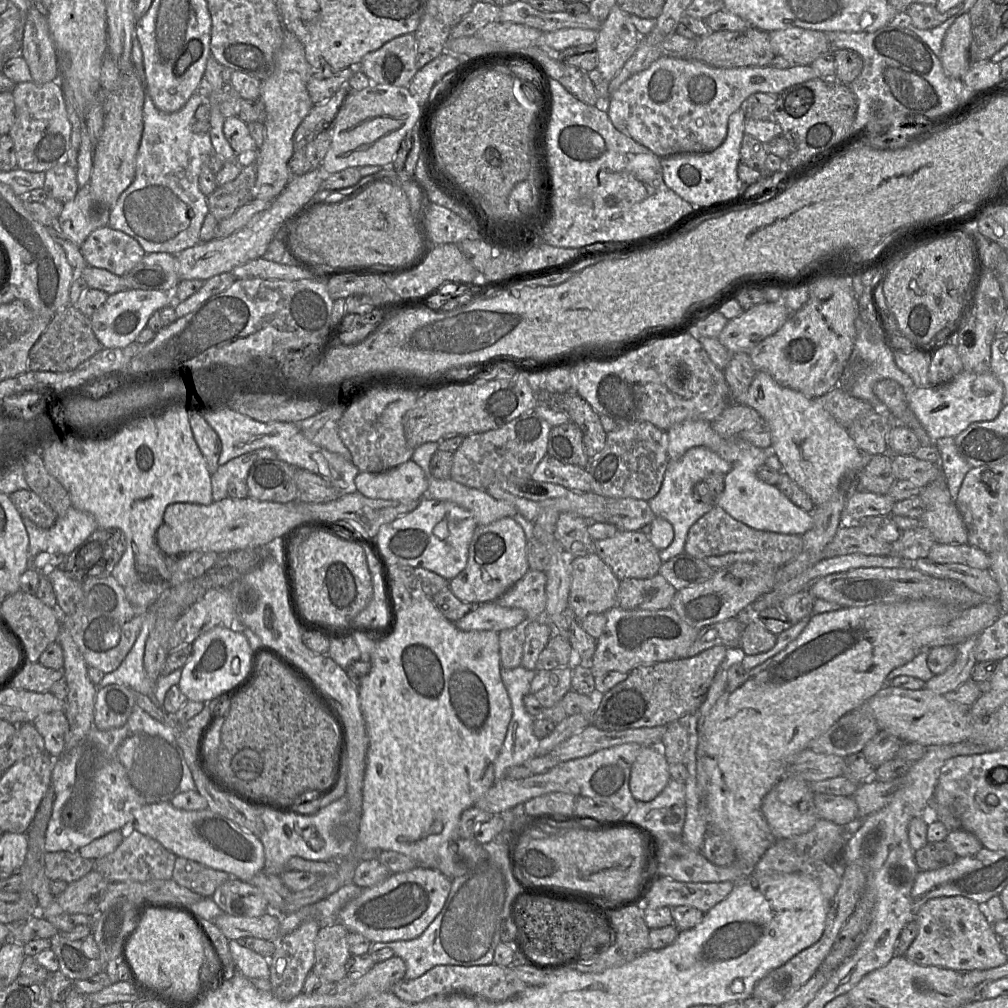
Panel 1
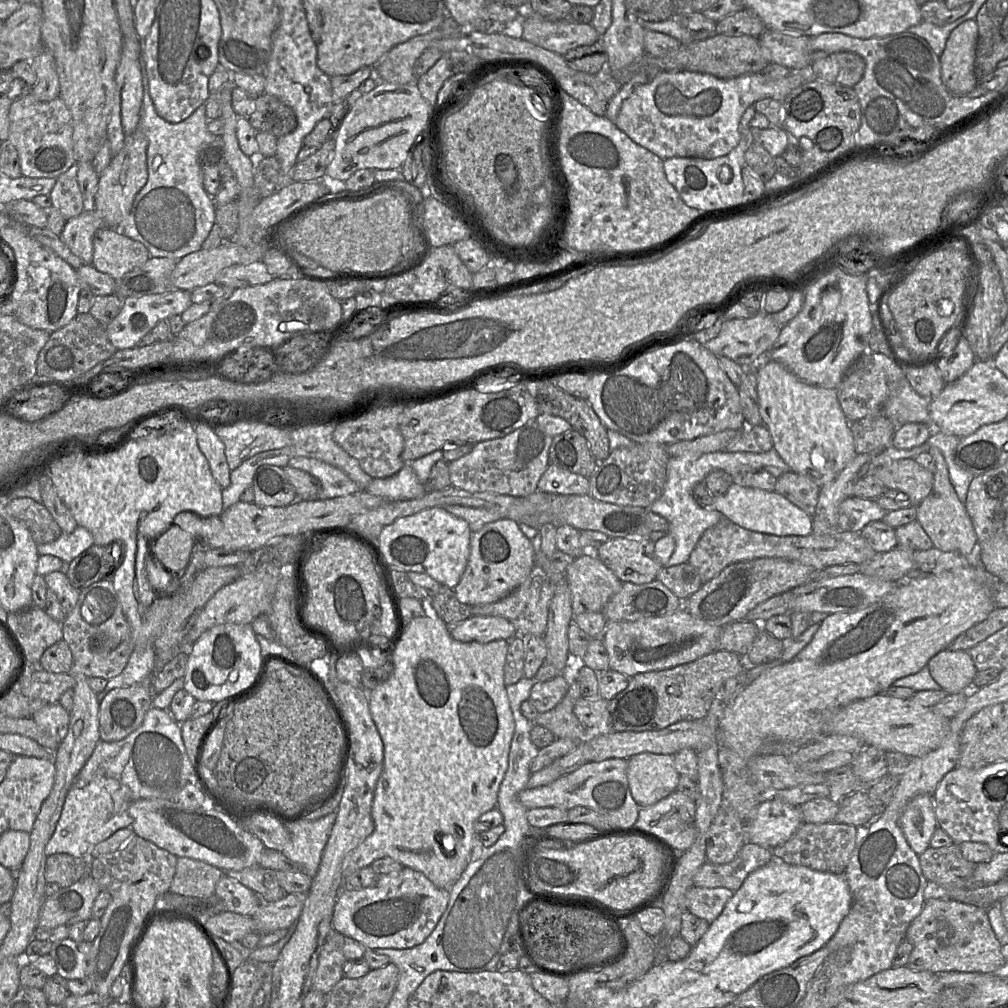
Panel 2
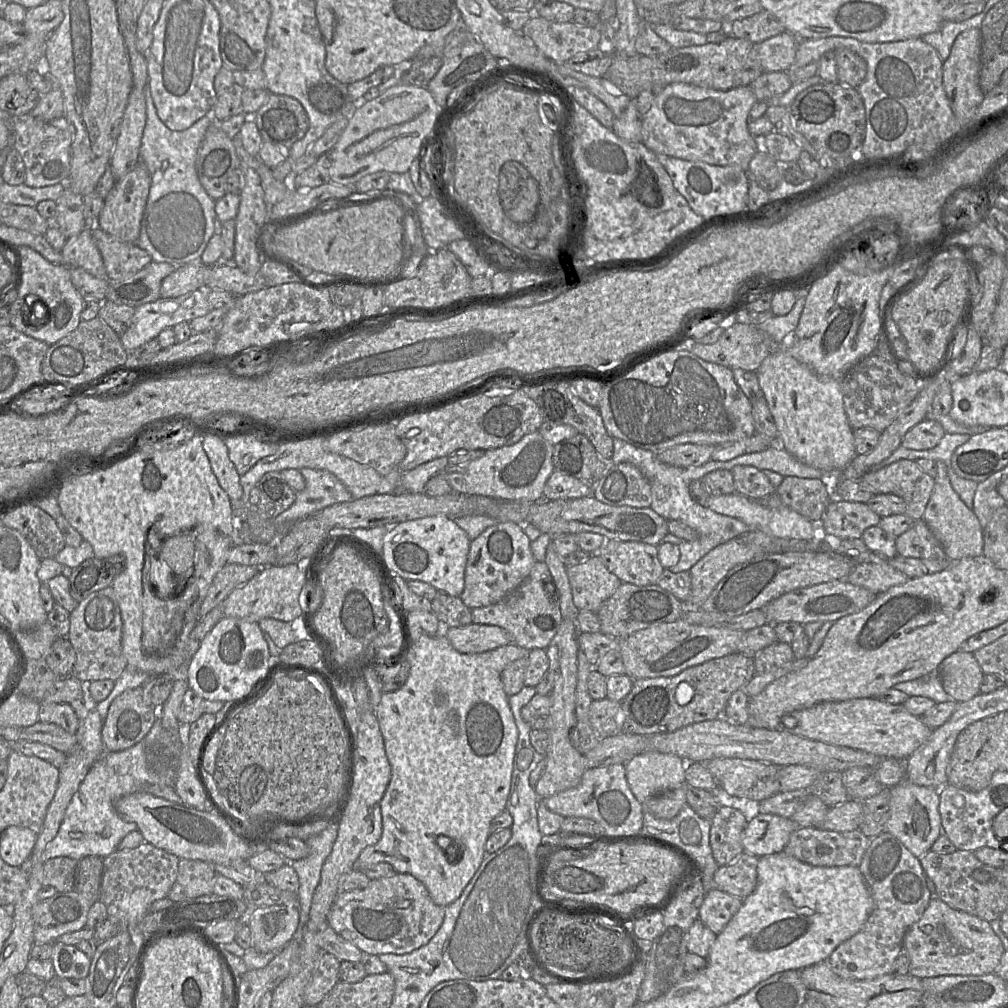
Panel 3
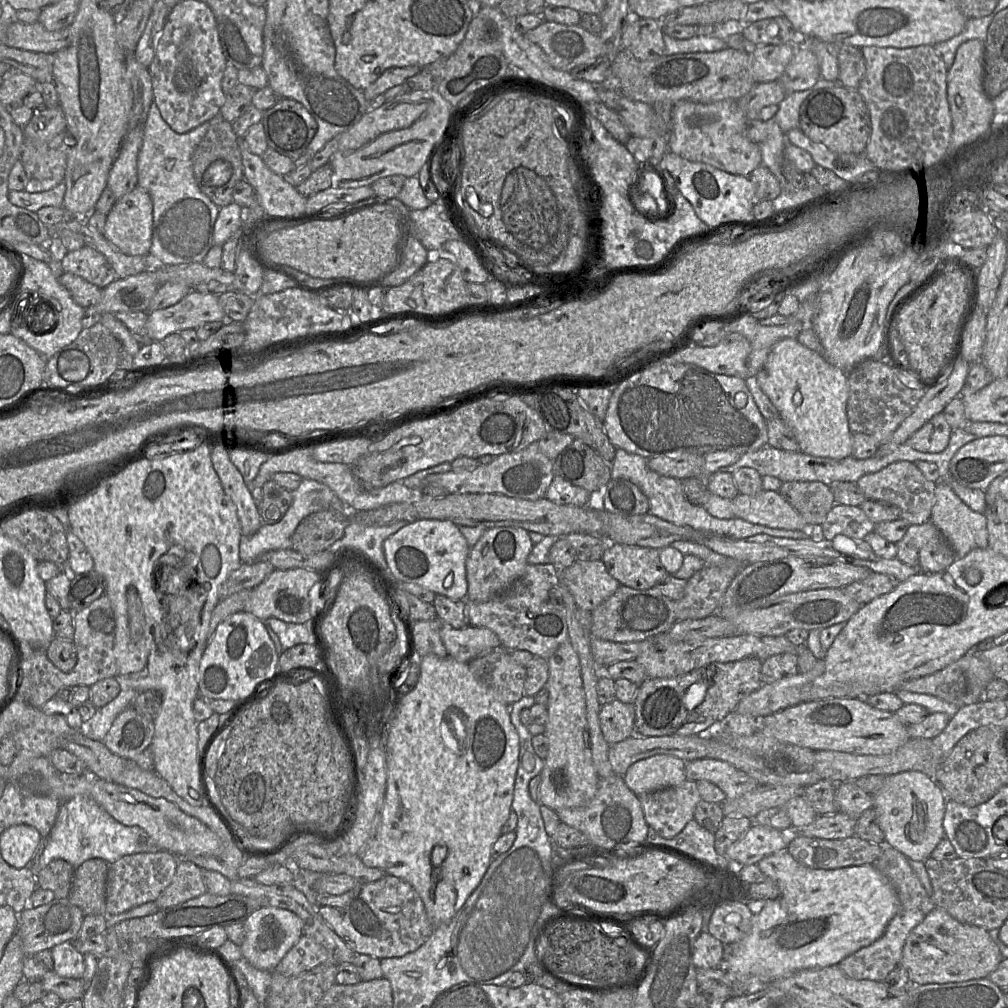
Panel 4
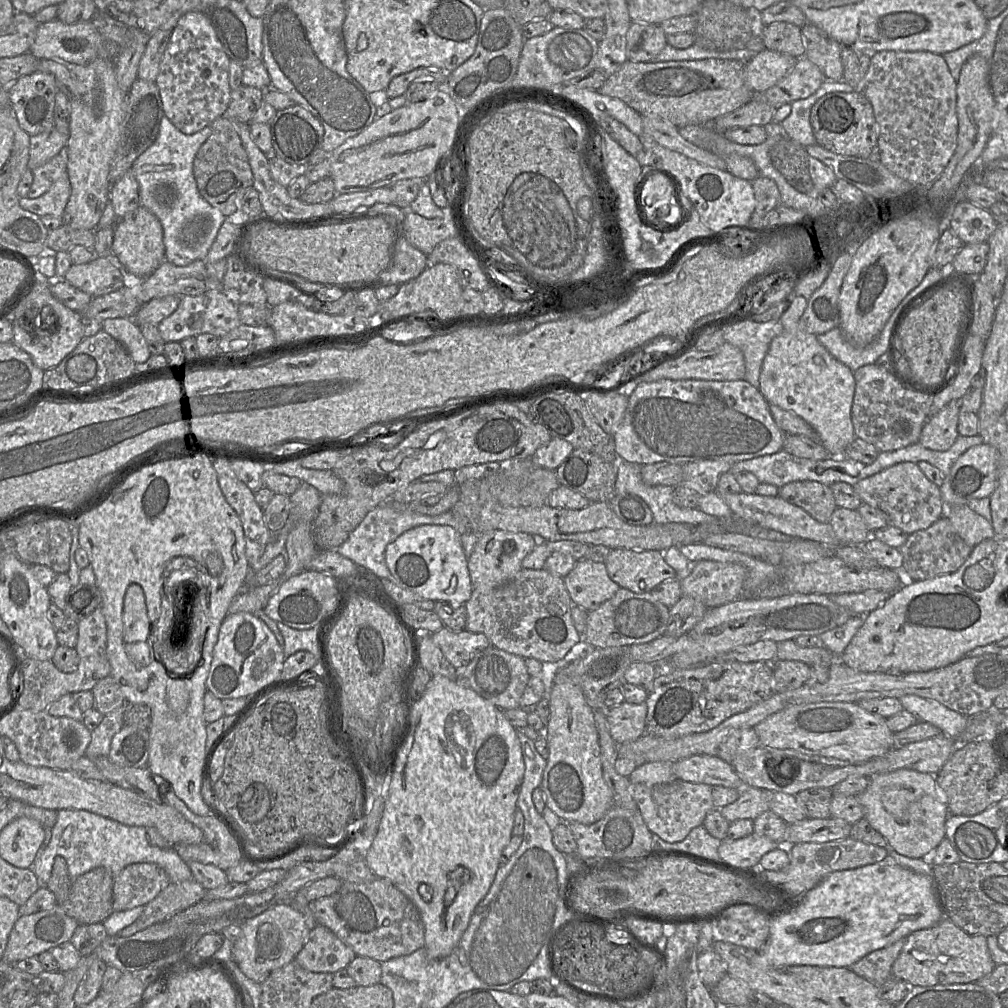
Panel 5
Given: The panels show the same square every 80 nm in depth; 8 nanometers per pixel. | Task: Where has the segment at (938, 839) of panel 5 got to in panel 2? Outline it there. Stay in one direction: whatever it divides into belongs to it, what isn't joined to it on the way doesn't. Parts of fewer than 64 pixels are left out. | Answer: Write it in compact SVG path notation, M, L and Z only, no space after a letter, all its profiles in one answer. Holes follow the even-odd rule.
M919 794L903 809L899 824L911 847L919 856L930 846L930 840L938 827L932 795Z

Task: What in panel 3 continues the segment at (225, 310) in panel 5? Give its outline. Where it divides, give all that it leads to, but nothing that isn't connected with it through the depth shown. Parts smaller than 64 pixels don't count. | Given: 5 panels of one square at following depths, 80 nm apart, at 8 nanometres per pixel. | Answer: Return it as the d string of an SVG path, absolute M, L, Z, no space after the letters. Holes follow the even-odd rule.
M200 288L176 298L159 298L154 302L140 305L134 310L131 325L119 336L127 351L134 350L151 339L157 338L158 334L167 327L173 327L180 322L190 322L206 315L212 308L207 299L207 291Z

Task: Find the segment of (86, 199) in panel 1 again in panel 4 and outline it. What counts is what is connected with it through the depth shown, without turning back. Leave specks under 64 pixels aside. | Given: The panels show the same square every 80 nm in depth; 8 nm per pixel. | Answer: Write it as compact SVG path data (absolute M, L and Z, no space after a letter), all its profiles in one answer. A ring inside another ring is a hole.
M87 245L68 251L59 263L59 270L78 275L101 289L118 279L105 256Z

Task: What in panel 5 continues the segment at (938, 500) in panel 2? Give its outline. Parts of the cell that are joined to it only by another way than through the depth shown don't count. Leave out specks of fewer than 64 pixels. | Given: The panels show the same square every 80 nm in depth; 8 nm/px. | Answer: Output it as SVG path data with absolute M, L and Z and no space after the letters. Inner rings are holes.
M967 505L945 507L943 517L950 521L959 536L972 548L995 537L991 523Z

